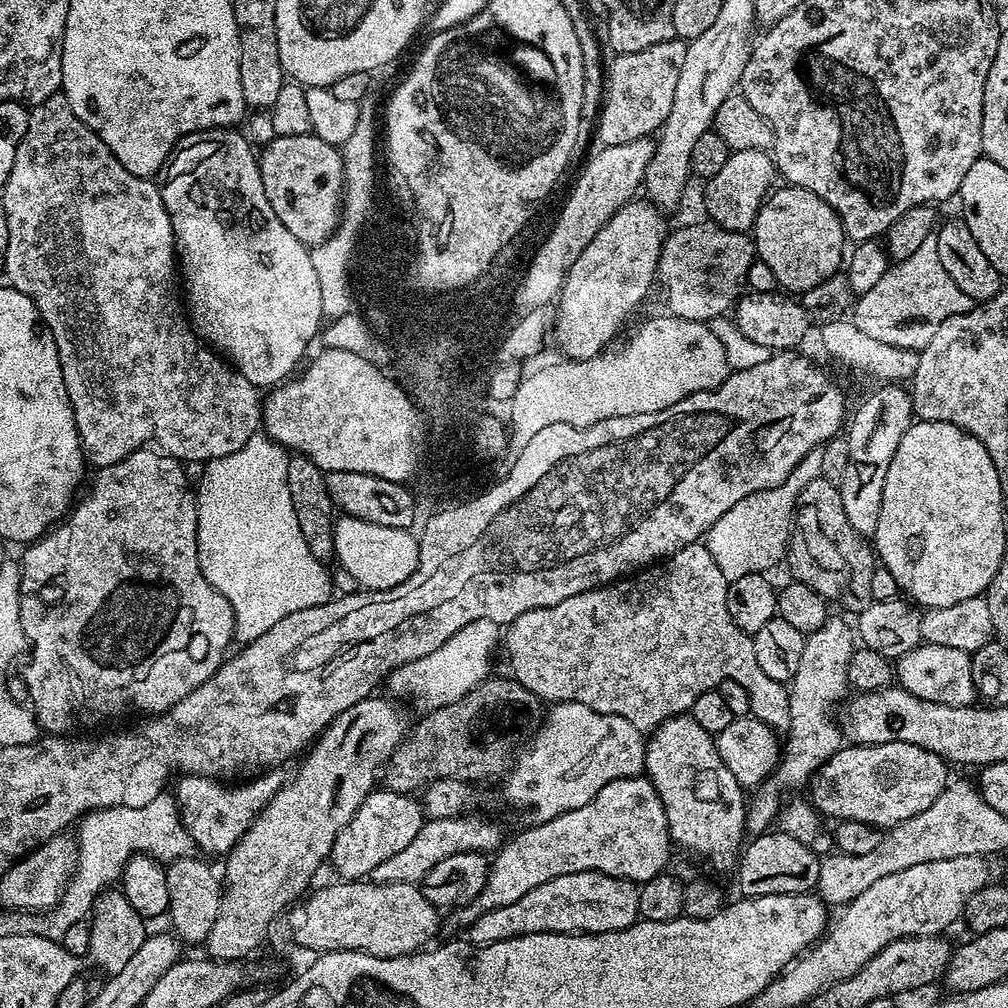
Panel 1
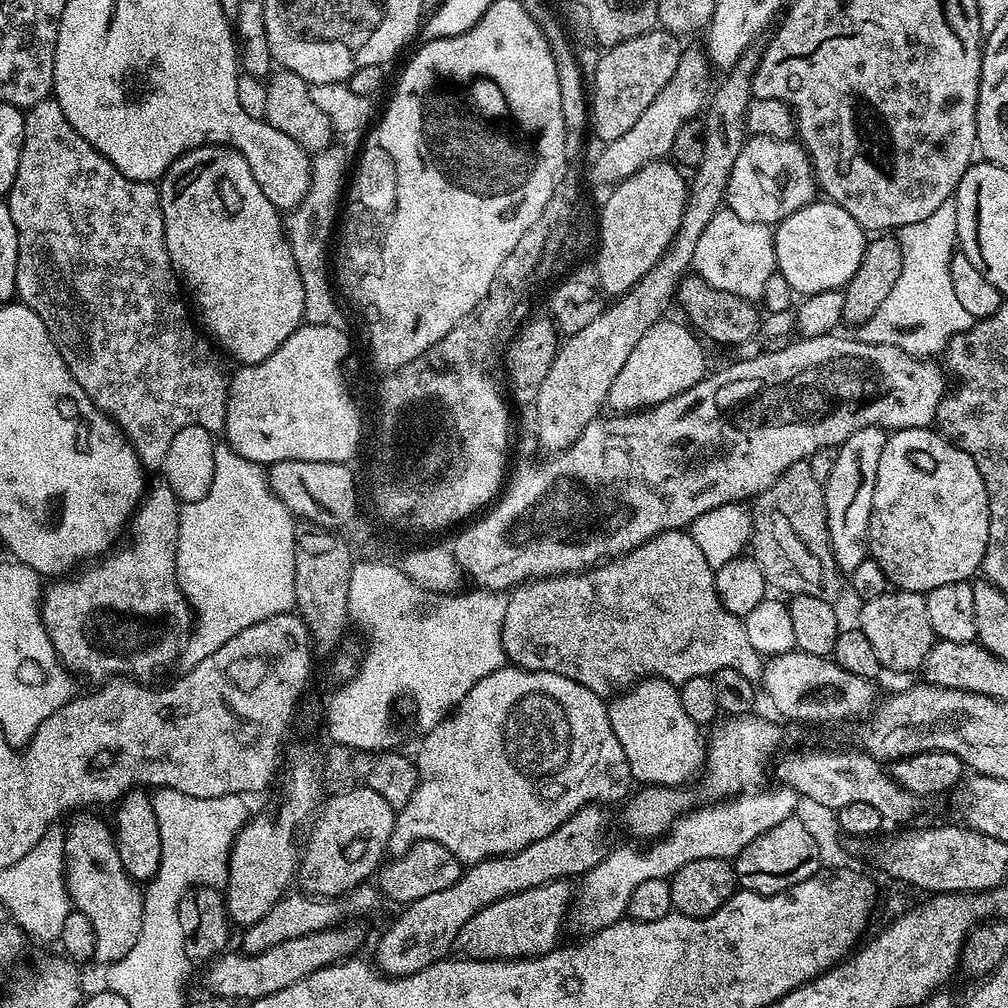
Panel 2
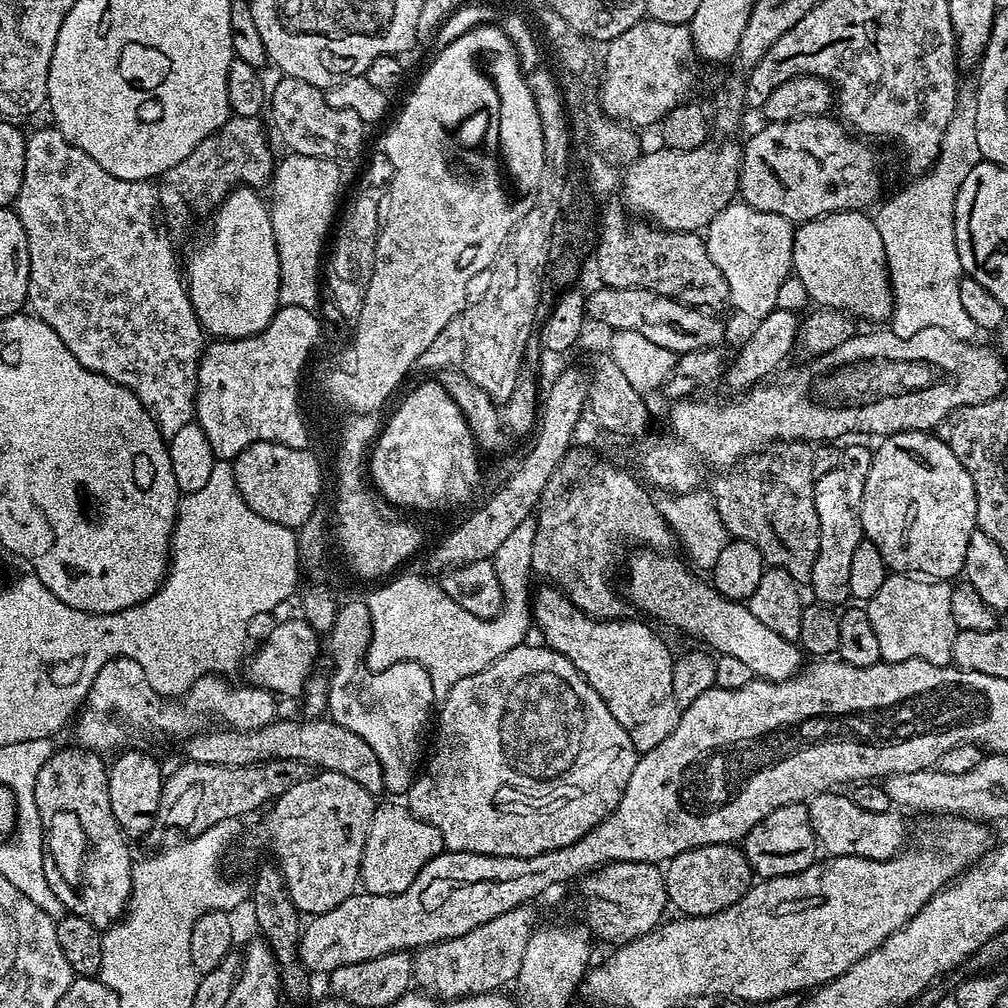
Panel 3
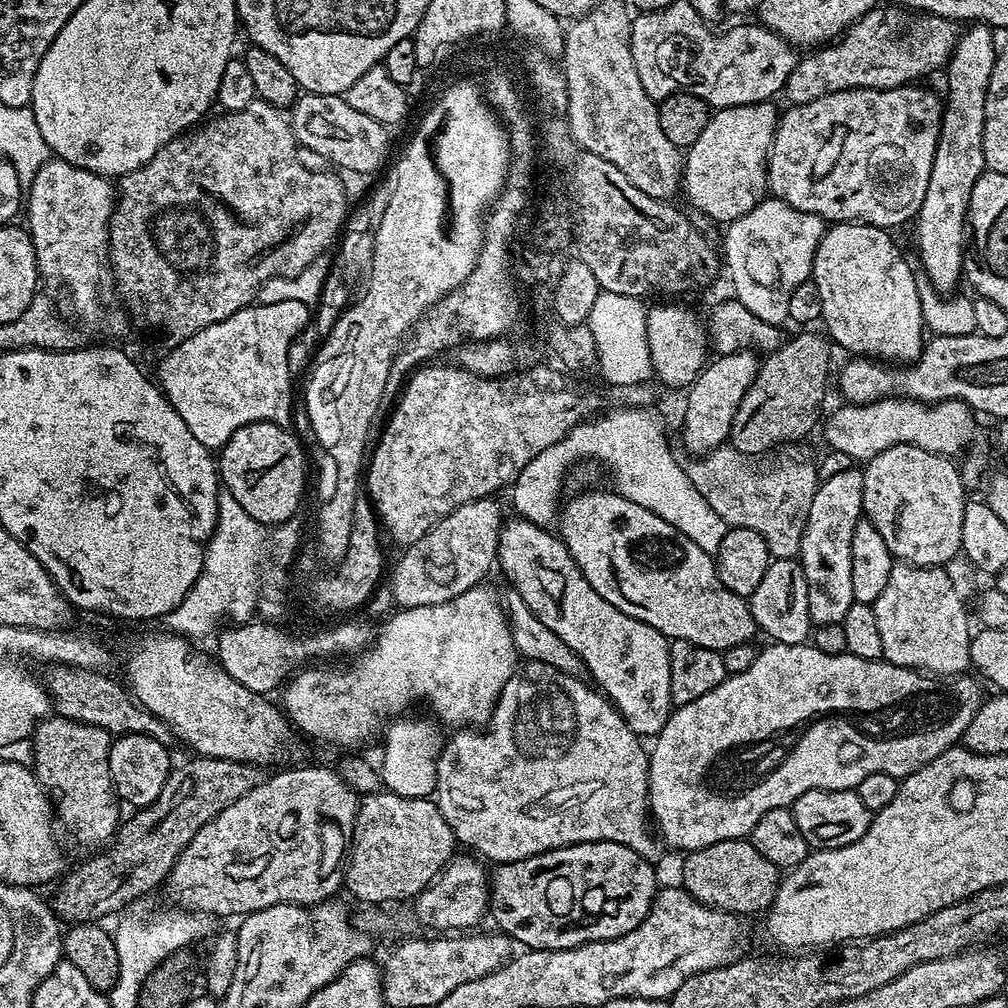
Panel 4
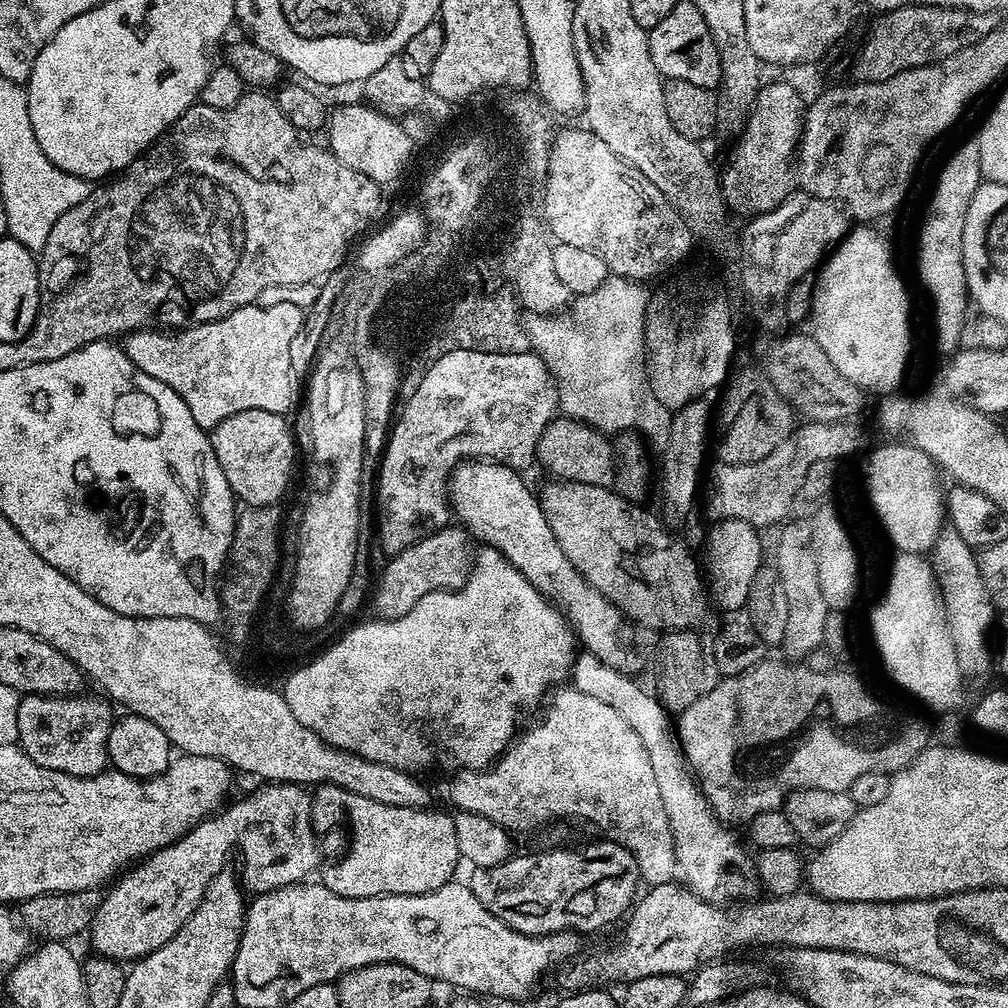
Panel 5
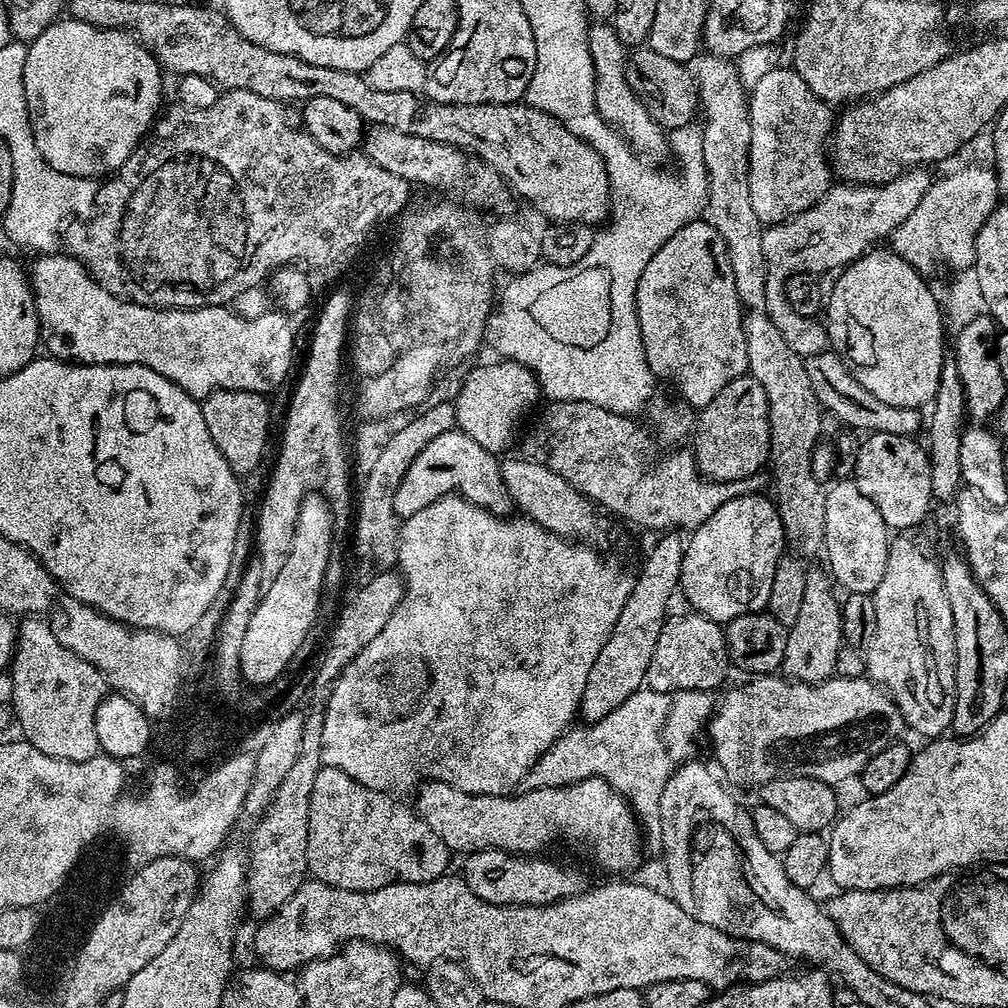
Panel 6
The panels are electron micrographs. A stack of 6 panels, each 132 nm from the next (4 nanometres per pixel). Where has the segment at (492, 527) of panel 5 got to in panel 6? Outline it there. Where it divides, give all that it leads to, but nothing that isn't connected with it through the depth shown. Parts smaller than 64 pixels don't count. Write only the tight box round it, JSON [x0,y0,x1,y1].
[394,430,514,518]

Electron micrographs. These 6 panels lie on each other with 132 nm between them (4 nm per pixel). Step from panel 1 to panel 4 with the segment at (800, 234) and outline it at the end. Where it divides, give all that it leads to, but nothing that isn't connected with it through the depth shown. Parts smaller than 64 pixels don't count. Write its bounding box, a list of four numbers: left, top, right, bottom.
[810,223,926,366]

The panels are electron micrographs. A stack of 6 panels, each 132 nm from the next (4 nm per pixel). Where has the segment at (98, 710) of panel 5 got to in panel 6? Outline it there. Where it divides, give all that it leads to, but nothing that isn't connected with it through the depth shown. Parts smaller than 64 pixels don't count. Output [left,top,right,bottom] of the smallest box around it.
[10,614,110,762]

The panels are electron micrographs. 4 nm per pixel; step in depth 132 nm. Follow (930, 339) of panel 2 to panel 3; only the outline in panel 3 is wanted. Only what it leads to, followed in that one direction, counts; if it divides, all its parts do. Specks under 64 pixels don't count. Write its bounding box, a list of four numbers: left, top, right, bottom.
[873,72,983,342]

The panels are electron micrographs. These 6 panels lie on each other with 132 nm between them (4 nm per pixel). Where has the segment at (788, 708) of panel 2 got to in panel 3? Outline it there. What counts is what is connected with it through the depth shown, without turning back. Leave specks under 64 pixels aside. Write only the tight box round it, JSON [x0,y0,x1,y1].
[628,550,802,680]

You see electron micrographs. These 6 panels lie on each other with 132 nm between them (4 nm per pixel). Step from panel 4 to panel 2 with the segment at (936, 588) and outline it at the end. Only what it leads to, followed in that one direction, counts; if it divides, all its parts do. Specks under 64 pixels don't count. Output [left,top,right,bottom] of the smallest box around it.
[858,590,934,672]

